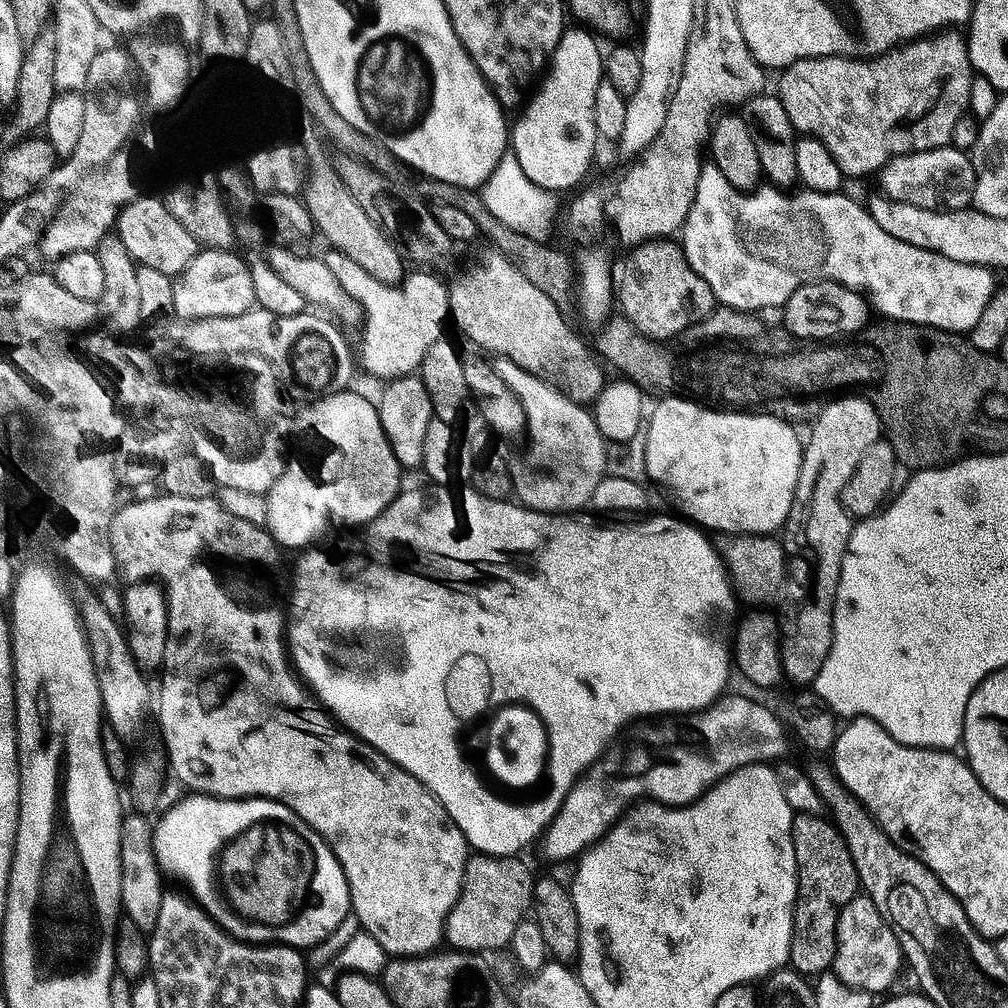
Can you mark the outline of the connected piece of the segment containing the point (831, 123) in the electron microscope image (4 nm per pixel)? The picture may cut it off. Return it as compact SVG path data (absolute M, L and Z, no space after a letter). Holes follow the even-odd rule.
M956 30L945 31L935 38L905 43L875 60L848 60L845 56L800 60L783 69L781 76L784 77L780 80L778 95L797 133L819 138L826 150L834 154L834 162L840 164L848 178L879 173L889 160L897 160L900 156L949 147L954 128L969 115L972 107L974 73L968 42ZM844 152L848 156L864 156L864 160L846 160Z

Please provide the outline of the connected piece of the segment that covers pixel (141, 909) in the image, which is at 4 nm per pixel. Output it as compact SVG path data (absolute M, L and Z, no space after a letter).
M139 814L125 815L122 826L122 842L120 843L122 902L124 903L122 912L127 923L138 926L140 931L145 934L151 934L158 926L158 918L162 914L162 902L166 895L166 889L164 889L166 880L154 854L153 831L154 828L149 817Z

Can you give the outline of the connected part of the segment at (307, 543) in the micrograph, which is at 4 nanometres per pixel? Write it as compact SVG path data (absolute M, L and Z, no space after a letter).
M352 391L332 392L313 403L316 405L304 416L304 445L297 456L295 453L289 459L282 478L266 497L266 528L281 549L308 550L319 545L316 543L326 539L331 532L340 532L343 528L363 529L374 523L396 501L396 497L402 491L402 469L386 438L386 430L382 430L377 405L373 401L371 404L366 397Z

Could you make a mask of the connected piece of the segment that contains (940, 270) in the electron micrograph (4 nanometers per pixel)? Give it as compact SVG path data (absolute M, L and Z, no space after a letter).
M714 166L705 167L698 182L697 196L694 198L692 209L682 229L684 256L690 262L692 269L706 282L706 286L710 286L710 290L714 290L717 305L733 308L739 312L760 314L763 313L763 308L780 310L800 288L804 288L808 284L831 282L849 288L852 292L863 294L870 301L871 307L875 311L877 308L886 319L892 320L891 322L896 324L919 324L925 330L937 328L939 332L951 332L953 334L971 333L978 326L982 314L986 311L986 306L989 306L991 299L994 298L997 292L997 273L991 268L981 267L978 264L955 264L953 260L945 256L939 256L937 252L927 252L918 246L910 246L898 238L890 238L890 234L886 234L886 230L882 230L882 226L878 226L878 222L874 222L872 213L868 211L863 203L859 204L858 201L851 200L850 197L844 195L830 196L807 190L791 192L781 190L775 186L761 186L751 192L739 192L734 186L730 186L730 182L726 182L722 170L718 170Z

